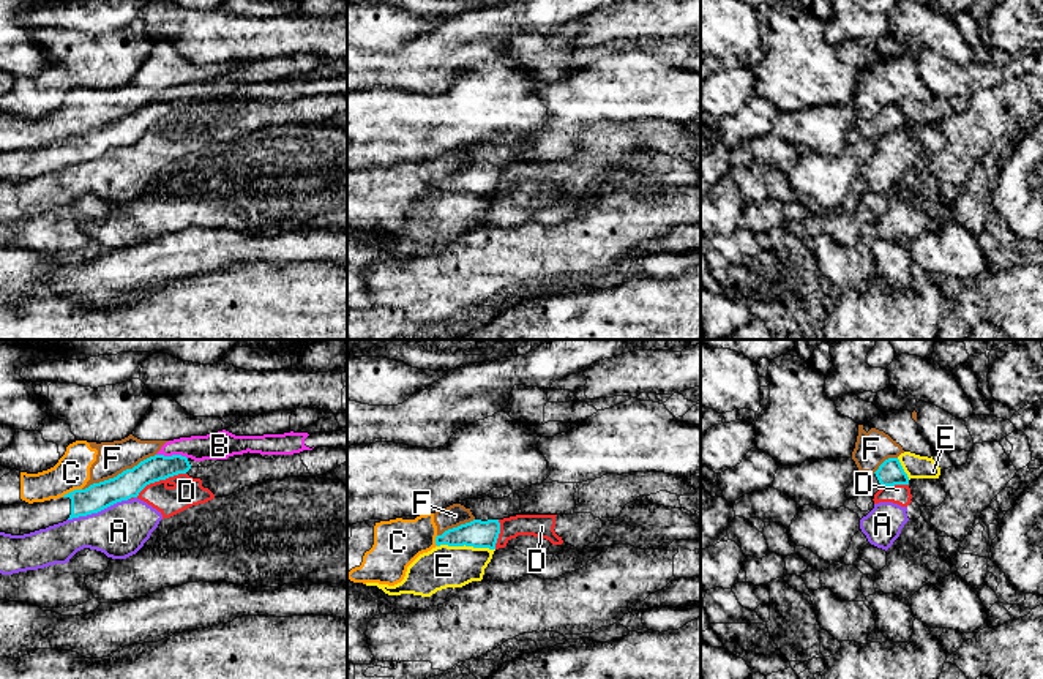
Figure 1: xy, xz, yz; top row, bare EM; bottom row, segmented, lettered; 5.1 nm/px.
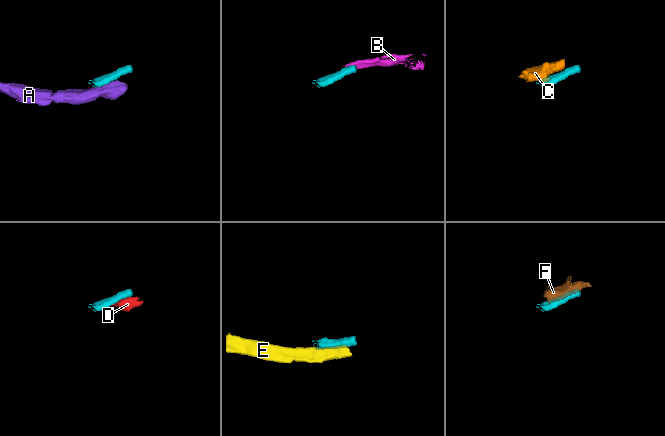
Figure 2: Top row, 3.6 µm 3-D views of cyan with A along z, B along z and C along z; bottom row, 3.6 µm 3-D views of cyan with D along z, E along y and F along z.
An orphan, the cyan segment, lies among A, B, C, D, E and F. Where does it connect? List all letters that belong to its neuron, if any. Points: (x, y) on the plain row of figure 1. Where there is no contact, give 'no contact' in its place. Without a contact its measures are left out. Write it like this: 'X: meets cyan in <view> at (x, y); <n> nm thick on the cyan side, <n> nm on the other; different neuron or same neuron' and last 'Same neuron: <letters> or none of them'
A: meets cyan in xy at (98, 157); 140 nm thick on the cyan side, 280 nm on the other; different neuron
B: meets cyan in xy at (172, 101); 140 nm thick on the cyan side, 140 nm on the other; different neuron
C: meets cyan in xy at (71, 138); 140 nm thick on the cyan side, 180 nm on the other; different neuron
D: meets cyan in xy at (160, 125); 140 nm thick on the cyan side, 160 nm on the other; different neuron
E: meets cyan in xz at (466, 191); 140 nm thick on the cyan side, 220 nm on the other; different neuron
F: meets cyan in xy at (119, 120); 140 nm thick on the cyan side, 170 nm on the other; different neuron
Same neuron: none of them

